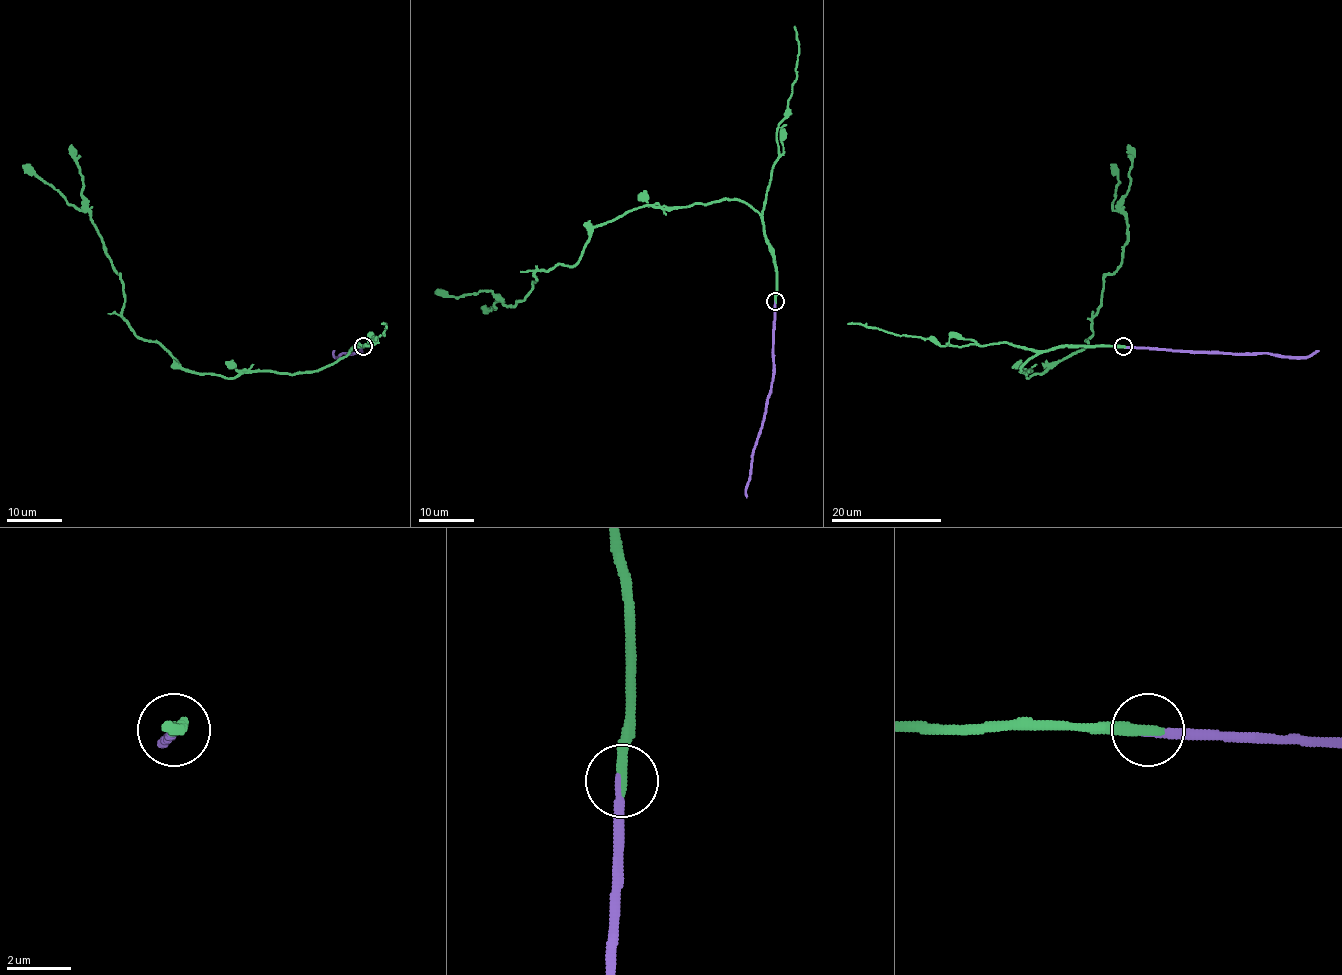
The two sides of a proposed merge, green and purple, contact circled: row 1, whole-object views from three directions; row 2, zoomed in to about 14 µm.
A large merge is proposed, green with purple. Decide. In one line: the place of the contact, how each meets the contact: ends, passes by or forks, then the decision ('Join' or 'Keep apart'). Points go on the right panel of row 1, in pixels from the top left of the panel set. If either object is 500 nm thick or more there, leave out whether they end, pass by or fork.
Place: (1123, 346). At the ring green ends. At the ring purple ends. Join

